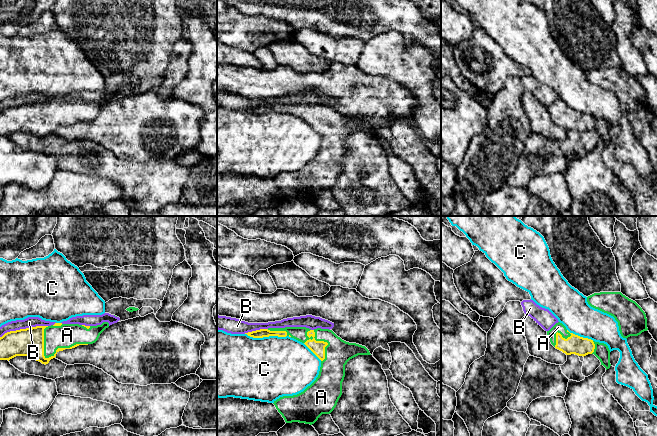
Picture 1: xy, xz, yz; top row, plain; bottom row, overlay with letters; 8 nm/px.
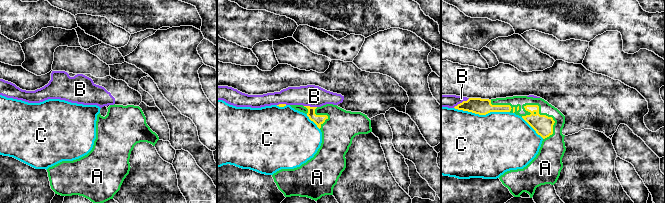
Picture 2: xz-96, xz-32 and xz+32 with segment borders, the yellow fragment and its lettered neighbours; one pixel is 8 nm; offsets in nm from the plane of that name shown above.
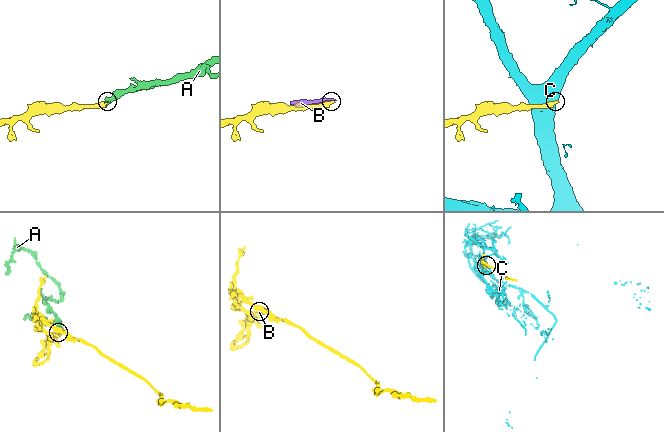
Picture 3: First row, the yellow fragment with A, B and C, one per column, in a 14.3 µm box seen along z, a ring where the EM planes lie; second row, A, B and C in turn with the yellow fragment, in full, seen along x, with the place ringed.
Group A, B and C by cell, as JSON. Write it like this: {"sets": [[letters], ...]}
{"sets": [["A"], ["B"], ["C"]]}

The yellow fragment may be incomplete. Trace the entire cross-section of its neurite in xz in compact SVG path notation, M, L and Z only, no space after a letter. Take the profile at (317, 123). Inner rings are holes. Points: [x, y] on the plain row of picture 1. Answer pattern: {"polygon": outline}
{"polygon": "M268 104L245 110L253 114L289 112L304 119L321 136L319 151L310 162L297 171L274 177L286 199L312 201L322 190L330 190L342 171L347 138L358 131L371 131L365 122L346 118L329 105Z"}

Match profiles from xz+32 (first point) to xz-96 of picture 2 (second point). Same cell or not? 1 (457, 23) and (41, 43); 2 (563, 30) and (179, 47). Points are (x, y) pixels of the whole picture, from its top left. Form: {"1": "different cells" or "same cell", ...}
{"1": "different cells", "2": "different cells"}

